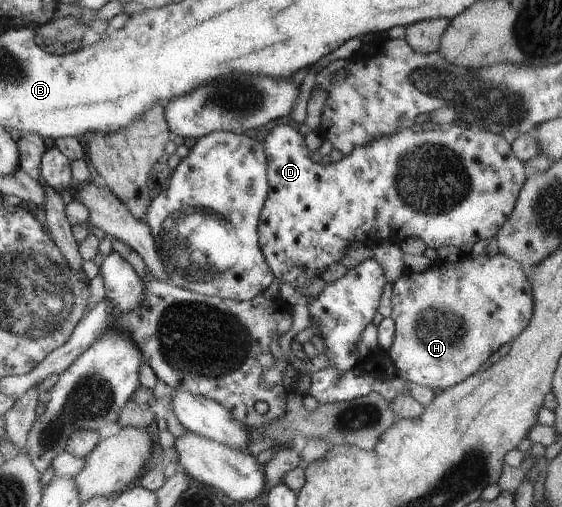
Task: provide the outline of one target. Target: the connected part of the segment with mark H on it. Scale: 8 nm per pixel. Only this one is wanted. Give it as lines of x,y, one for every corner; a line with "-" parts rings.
500,253
494,256
462,254
456,262
432,262
423,272
404,269
392,283
390,299
394,336
387,350
398,376
431,391
446,390
477,371
496,351
512,342
529,324
532,299
526,269

